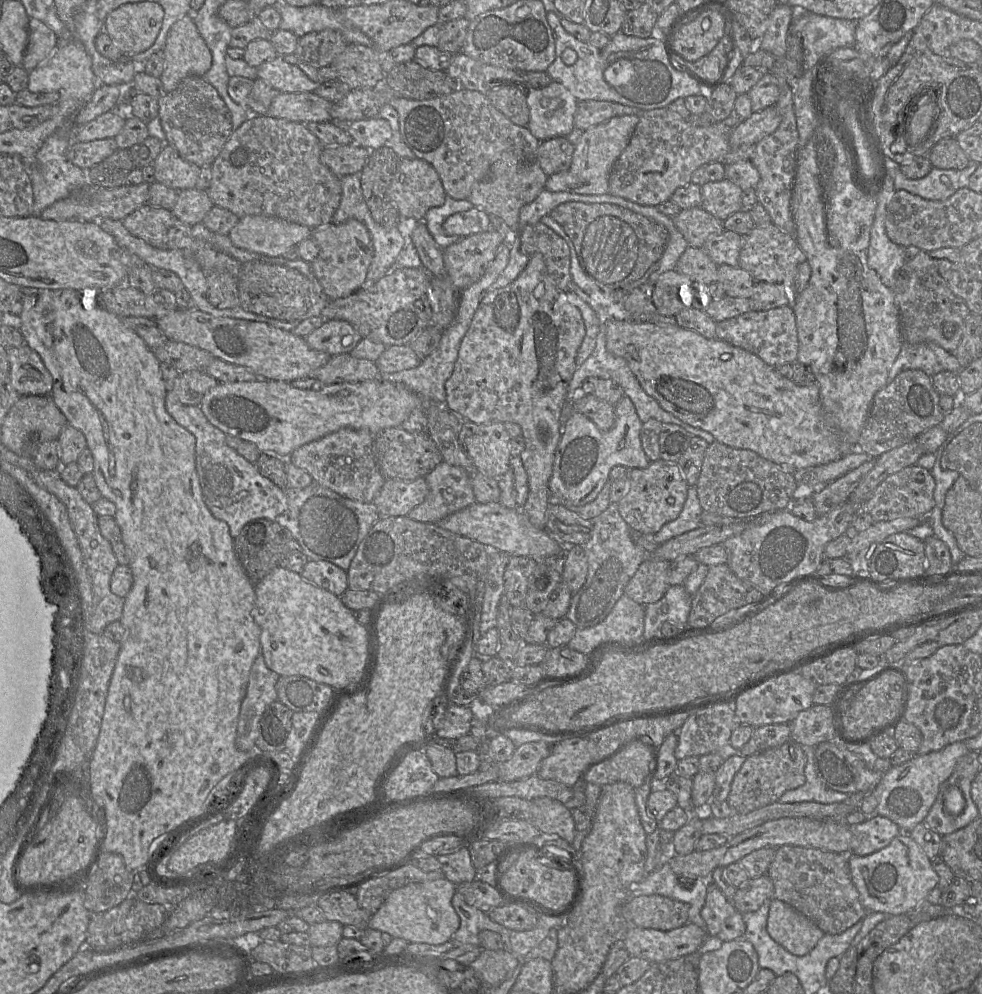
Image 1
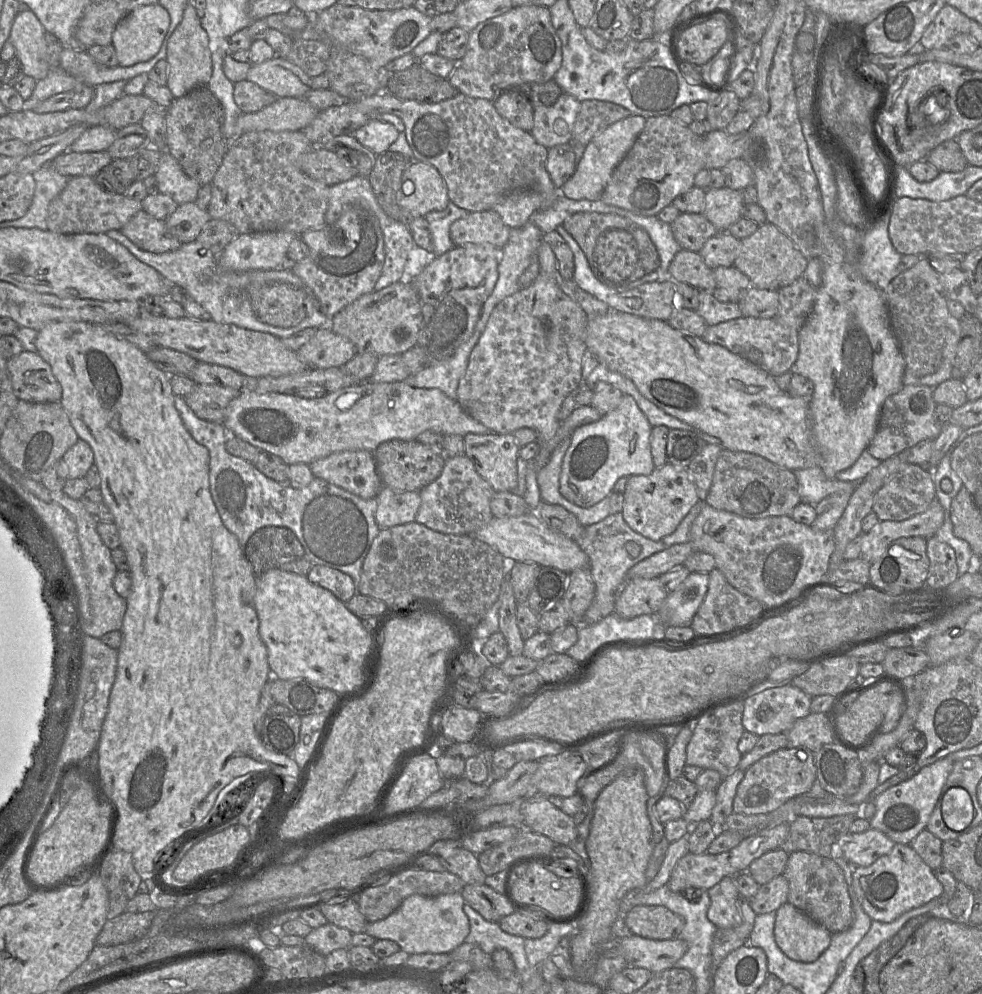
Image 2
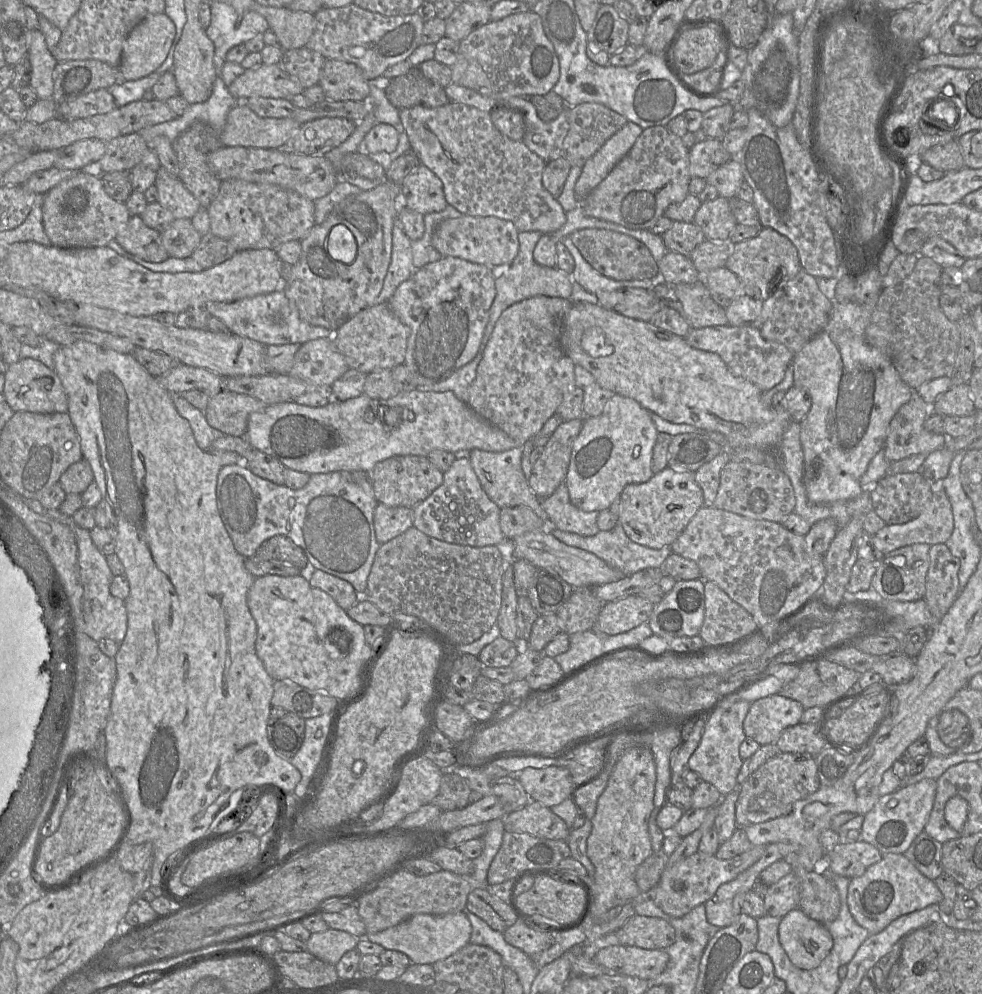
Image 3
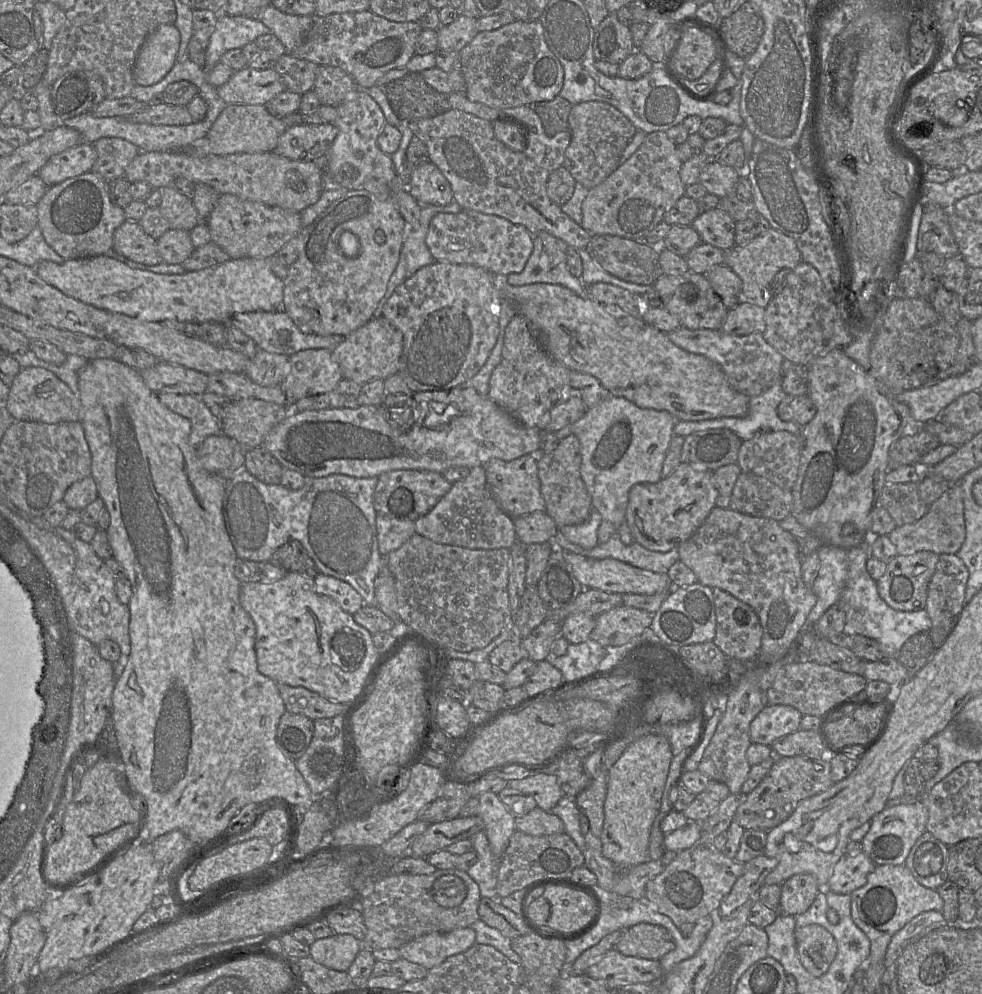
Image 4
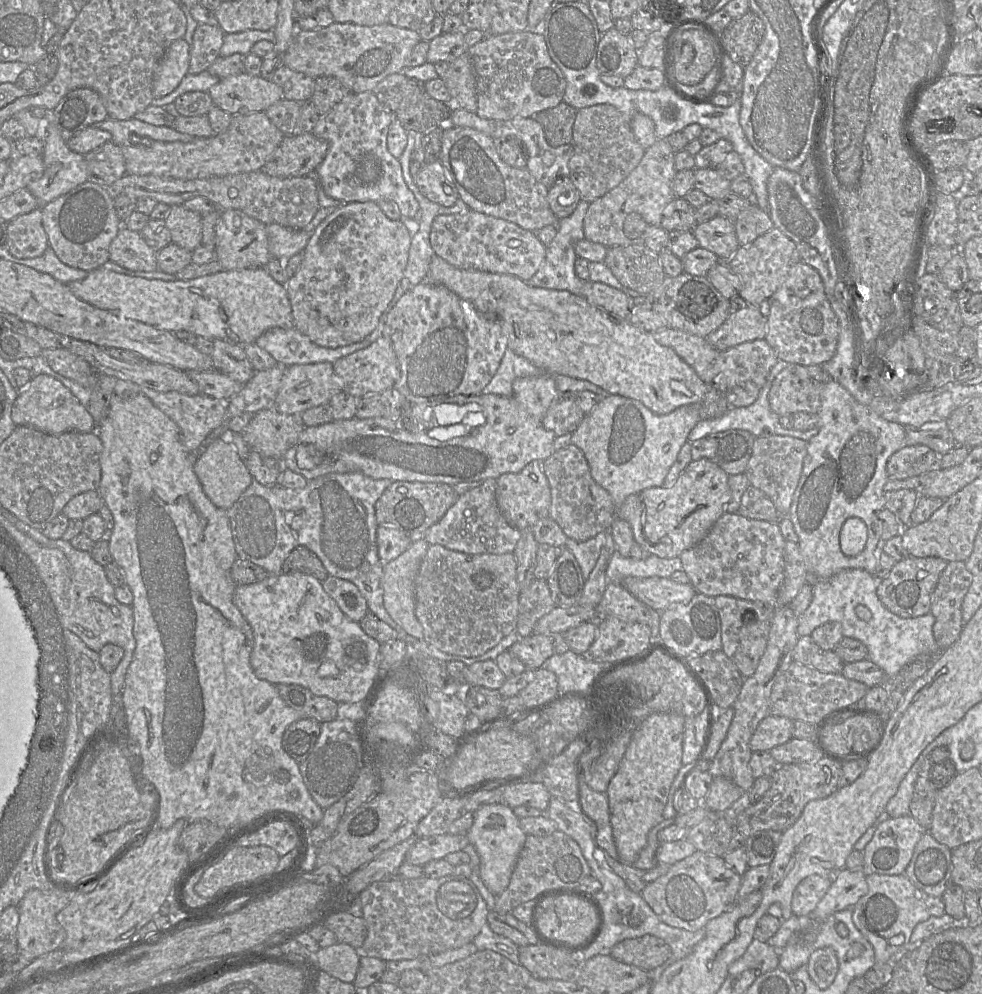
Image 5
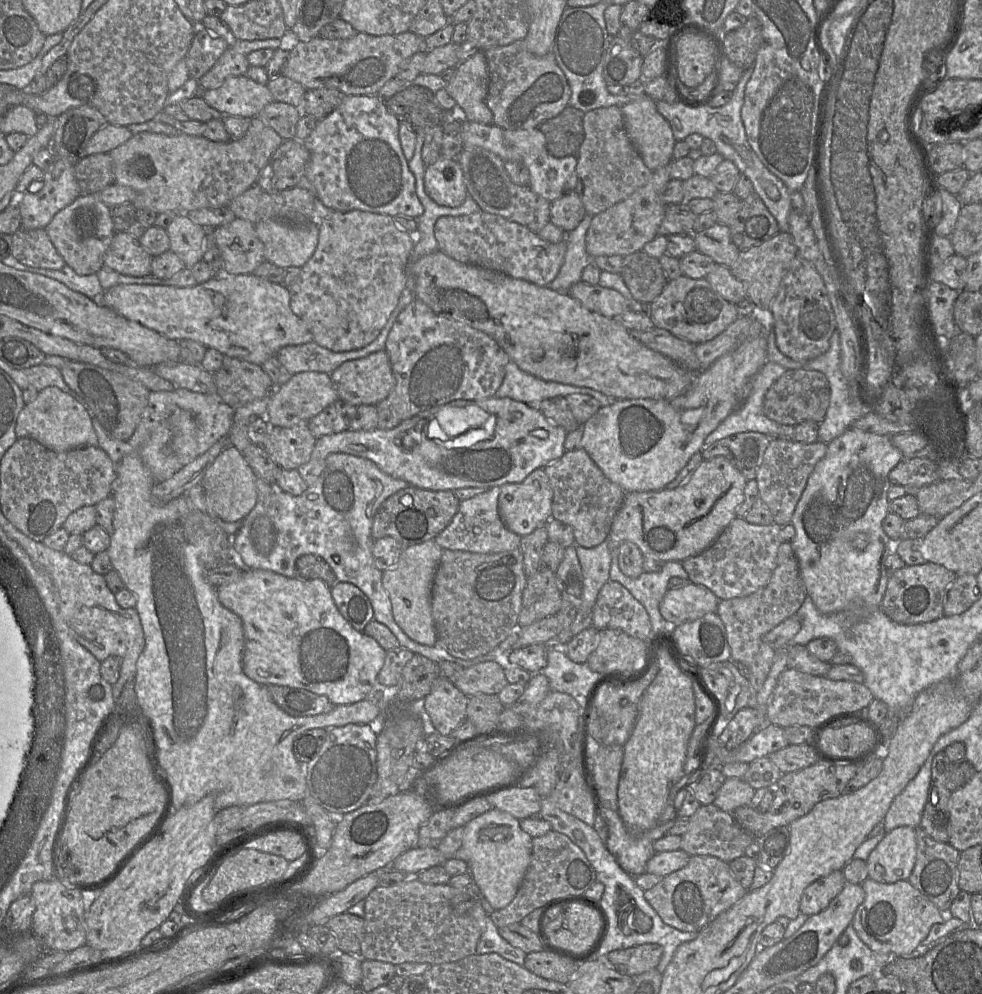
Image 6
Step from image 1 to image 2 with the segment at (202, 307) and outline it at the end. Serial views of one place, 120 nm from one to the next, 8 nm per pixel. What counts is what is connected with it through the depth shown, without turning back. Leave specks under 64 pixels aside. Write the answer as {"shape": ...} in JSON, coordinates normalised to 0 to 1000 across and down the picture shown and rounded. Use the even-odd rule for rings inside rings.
{"shape":[[[112,231],[108,234],[113,240],[125,246],[142,263],[157,270],[174,287],[180,287],[187,292],[190,298],[204,306],[216,319],[216,322],[226,326],[237,326],[258,333],[275,335],[285,341],[296,338],[312,330],[337,330],[337,320],[326,312],[325,305],[308,282],[293,271],[262,272],[255,274],[236,274],[224,272],[221,260],[200,240],[185,245],[183,249],[163,256],[147,253],[135,245],[122,231]],[[280,284],[291,285],[307,290],[312,295],[312,319],[301,328],[286,330],[265,323],[259,316],[256,306],[251,301],[248,291],[254,286],[275,286]]]}

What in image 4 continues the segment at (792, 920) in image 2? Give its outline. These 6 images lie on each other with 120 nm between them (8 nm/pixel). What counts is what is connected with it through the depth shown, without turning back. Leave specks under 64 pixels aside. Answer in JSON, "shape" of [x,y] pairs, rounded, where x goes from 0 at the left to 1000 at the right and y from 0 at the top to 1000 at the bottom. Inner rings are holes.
{"shape":[[[833,930],[811,932],[809,940],[818,973],[830,983],[840,980],[852,959],[848,941]]]}

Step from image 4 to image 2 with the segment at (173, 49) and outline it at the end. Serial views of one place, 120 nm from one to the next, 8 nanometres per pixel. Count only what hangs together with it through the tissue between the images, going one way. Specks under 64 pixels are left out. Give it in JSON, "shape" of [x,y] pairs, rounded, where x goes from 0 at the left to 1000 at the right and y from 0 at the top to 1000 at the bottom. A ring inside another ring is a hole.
{"shape":[[[162,3],[133,11],[119,24],[114,35],[121,66],[132,67],[156,58],[172,26],[172,13]]]}

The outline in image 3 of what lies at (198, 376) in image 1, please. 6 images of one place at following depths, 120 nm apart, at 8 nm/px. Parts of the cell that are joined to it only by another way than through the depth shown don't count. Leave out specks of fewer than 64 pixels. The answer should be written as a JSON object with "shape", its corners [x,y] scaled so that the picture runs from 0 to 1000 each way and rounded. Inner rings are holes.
{"shape":[[[225,392],[215,398],[208,419],[215,430],[228,438],[249,440],[255,418],[271,408],[253,397]]]}

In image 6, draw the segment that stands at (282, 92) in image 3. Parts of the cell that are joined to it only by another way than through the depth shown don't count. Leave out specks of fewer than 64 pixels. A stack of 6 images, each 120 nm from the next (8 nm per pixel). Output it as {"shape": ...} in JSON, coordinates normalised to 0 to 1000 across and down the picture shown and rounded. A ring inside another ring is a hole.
{"shape":[[[251,75],[231,78],[222,89],[205,91],[204,96],[226,116],[258,119],[278,98],[272,85],[262,84]]]}

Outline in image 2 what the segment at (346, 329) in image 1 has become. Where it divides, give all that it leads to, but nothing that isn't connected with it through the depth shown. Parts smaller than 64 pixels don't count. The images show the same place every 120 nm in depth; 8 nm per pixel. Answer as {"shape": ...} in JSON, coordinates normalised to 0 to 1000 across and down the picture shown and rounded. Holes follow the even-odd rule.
{"shape":[[[330,329],[323,331],[320,338],[302,353],[302,358],[314,370],[332,371],[349,369],[364,355],[356,342]]]}

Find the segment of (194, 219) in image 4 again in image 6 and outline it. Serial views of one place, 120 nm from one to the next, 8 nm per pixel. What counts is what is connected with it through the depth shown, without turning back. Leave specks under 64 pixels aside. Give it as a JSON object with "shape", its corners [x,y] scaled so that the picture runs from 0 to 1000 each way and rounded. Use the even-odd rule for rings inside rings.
{"shape":[[[179,216],[168,230],[173,252],[181,257],[189,270],[196,270],[207,261],[210,230],[196,223],[190,216]]]}

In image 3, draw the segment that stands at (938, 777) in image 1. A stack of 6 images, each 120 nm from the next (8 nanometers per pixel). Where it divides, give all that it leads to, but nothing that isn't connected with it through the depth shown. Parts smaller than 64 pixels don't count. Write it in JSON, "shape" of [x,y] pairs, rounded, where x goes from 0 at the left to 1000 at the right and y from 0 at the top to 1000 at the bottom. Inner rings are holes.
{"shape":[[[941,783],[936,787],[918,791],[909,798],[896,801],[890,812],[880,821],[877,845],[891,851],[898,860],[922,859],[931,844],[941,836],[951,810],[954,785]]]}

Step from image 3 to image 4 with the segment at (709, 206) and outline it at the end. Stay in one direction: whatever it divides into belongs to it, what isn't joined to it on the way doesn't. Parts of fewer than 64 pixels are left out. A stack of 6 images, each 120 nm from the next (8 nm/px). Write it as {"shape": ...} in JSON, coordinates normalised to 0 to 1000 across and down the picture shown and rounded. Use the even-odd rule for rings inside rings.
{"shape":[[[733,208],[713,214],[705,224],[715,243],[738,254],[748,247],[748,226],[749,223]]]}

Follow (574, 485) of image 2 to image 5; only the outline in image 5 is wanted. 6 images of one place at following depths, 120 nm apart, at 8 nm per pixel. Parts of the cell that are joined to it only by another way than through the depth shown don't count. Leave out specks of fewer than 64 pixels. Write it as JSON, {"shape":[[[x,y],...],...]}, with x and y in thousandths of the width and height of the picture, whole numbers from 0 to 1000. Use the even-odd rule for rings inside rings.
{"shape":[[[617,397],[609,407],[596,418],[590,430],[582,436],[581,447],[595,456],[604,482],[618,493],[624,502],[627,520],[620,535],[624,541],[626,553],[634,560],[641,560],[647,543],[641,526],[628,520],[628,512],[642,498],[660,491],[674,490],[693,450],[701,444],[703,434],[714,423],[709,407],[696,407],[680,416],[669,416],[650,402],[631,397]]]}

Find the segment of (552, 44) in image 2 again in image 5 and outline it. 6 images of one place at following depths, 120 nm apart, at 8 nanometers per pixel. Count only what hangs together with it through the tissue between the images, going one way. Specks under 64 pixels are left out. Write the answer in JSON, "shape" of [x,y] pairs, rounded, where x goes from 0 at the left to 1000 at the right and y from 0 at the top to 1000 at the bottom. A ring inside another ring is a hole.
{"shape":[[[548,31],[519,32],[477,48],[485,78],[486,116],[493,120],[539,119],[573,102],[576,80],[561,59],[555,39]]]}

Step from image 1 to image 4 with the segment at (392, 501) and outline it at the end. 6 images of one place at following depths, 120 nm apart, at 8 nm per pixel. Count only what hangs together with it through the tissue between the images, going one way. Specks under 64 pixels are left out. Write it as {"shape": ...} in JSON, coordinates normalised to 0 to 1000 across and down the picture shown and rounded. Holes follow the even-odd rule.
{"shape":[[[384,517],[384,543],[388,558],[395,558],[415,544],[423,536],[422,524],[409,524]]]}

